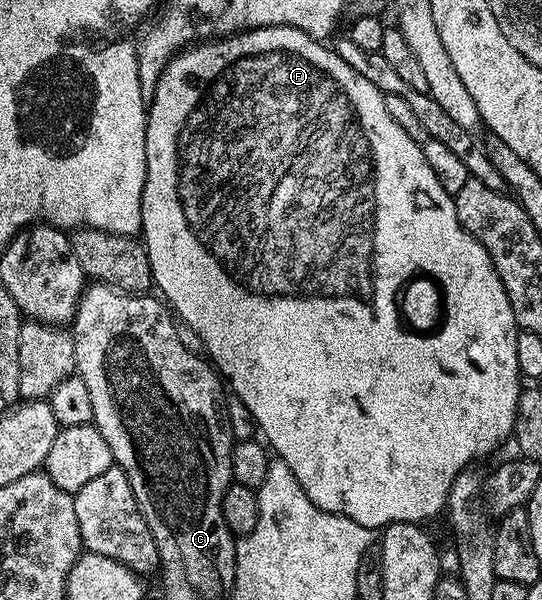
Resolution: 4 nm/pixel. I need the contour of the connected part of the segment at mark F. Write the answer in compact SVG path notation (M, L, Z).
M275 24L269 28L249 28L243 32L225 36L228 36L225 40L212 40L209 44L196 42L177 52L160 73L158 86L151 89L150 92L150 103L146 108L148 114L146 182L140 199L140 209L142 210L140 226L142 243L150 258L152 283L157 289L160 287L159 295L166 301L167 307L202 338L211 363L215 365L219 375L227 383L228 380L232 383L237 398L244 403L245 410L256 419L261 434L268 439L267 447L272 452L276 451L273 453L278 459L286 462L286 466L290 466L290 470L294 470L294 478L298 478L298 482L304 487L304 493L308 495L314 506L350 518L354 522L358 522L358 526L366 526L373 530L380 530L387 525L397 524L403 520L425 522L424 520L430 519L431 516L445 511L448 503L448 491L451 490L456 475L463 468L469 467L475 456L484 456L487 452L494 451L507 436L509 439L516 426L518 398L522 391L522 377L518 366L518 346L516 345L518 325L514 318L514 310L510 306L510 298L502 286L502 278L498 278L498 270L494 266L490 254L470 233L465 232L463 226L458 222L456 201L446 194L446 190L442 190L438 178L434 178L434 170L430 170L430 162L426 162L423 147L416 144L414 138L410 138L410 134L406 134L406 130L402 130L402 126L398 126L398 122L394 122L394 118L390 118L390 113L386 110L384 93L379 92L370 82L366 82L366 78L362 78L362 74L358 74L358 70L350 70L350 66L346 66L346 62L342 62L342 58L338 58L338 54L327 43L310 38L310 34L285 24Z

